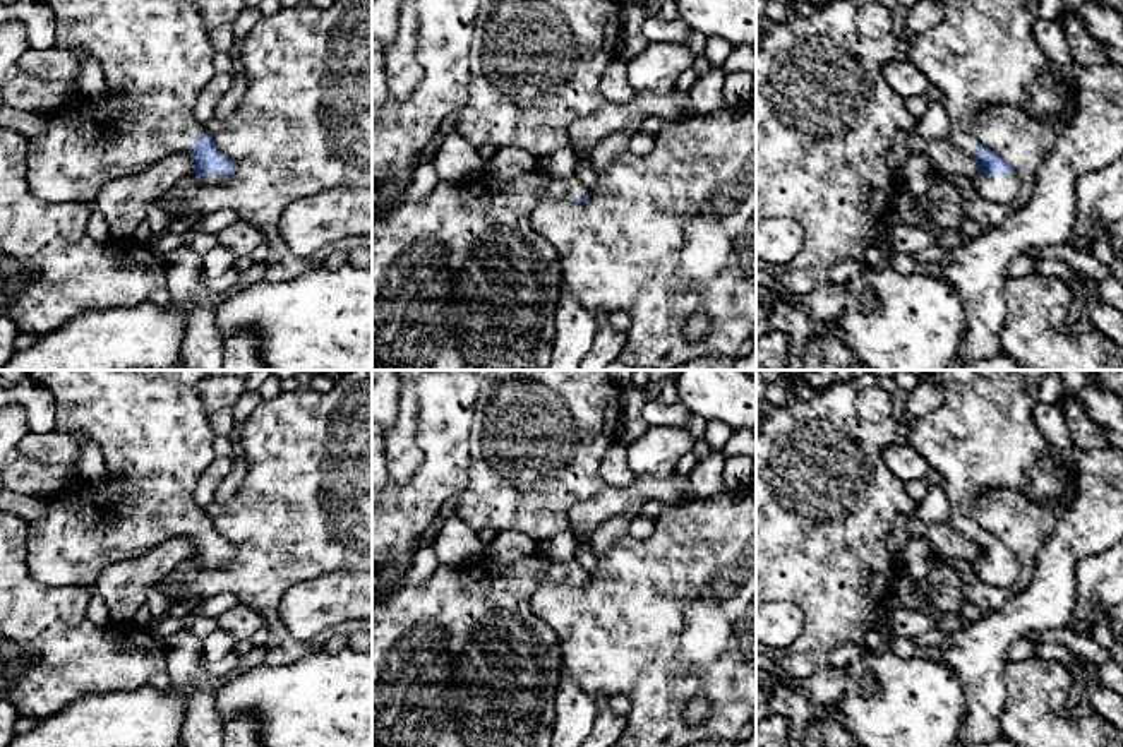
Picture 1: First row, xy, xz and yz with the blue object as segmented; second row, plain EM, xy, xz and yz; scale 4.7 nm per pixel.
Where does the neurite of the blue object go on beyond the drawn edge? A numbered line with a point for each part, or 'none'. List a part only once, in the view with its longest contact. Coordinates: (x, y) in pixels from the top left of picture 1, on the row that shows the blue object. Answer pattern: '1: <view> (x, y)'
1: yz (1000, 189)

